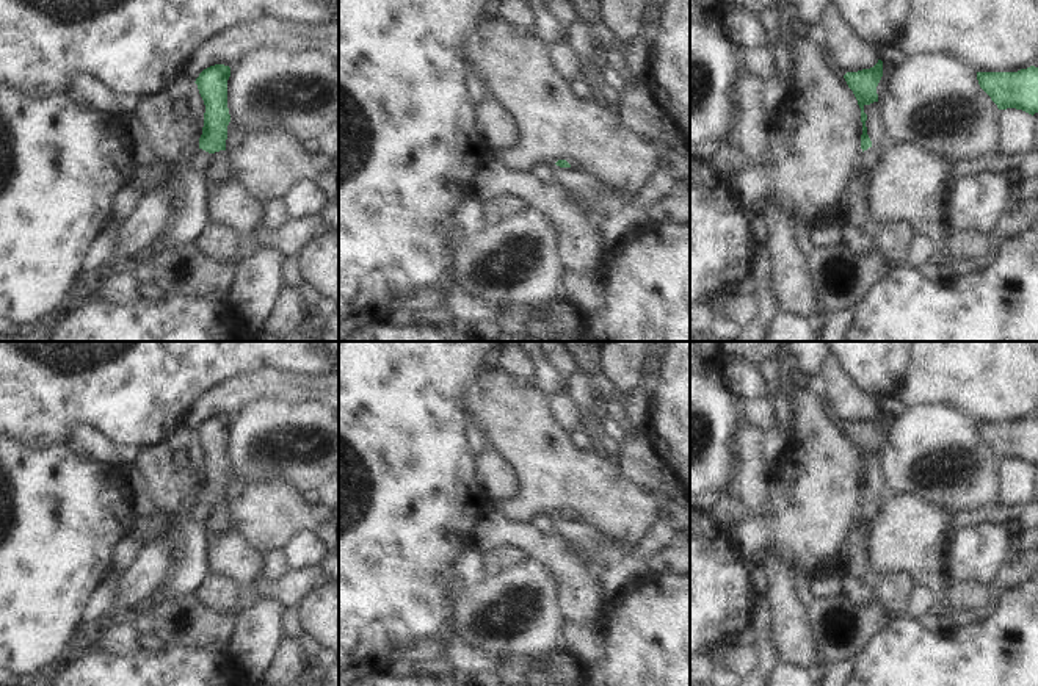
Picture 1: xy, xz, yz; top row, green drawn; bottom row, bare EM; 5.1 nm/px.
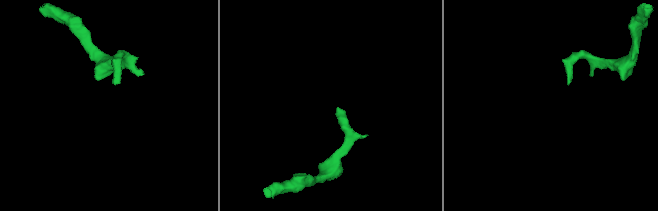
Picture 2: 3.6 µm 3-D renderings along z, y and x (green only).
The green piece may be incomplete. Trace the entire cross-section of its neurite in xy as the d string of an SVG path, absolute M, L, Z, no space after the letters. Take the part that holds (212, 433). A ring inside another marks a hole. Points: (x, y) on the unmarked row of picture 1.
M215 415L204 420L194 432L205 456L199 500L209 504L226 501L227 476L230 473L227 459L229 428L229 417Z

